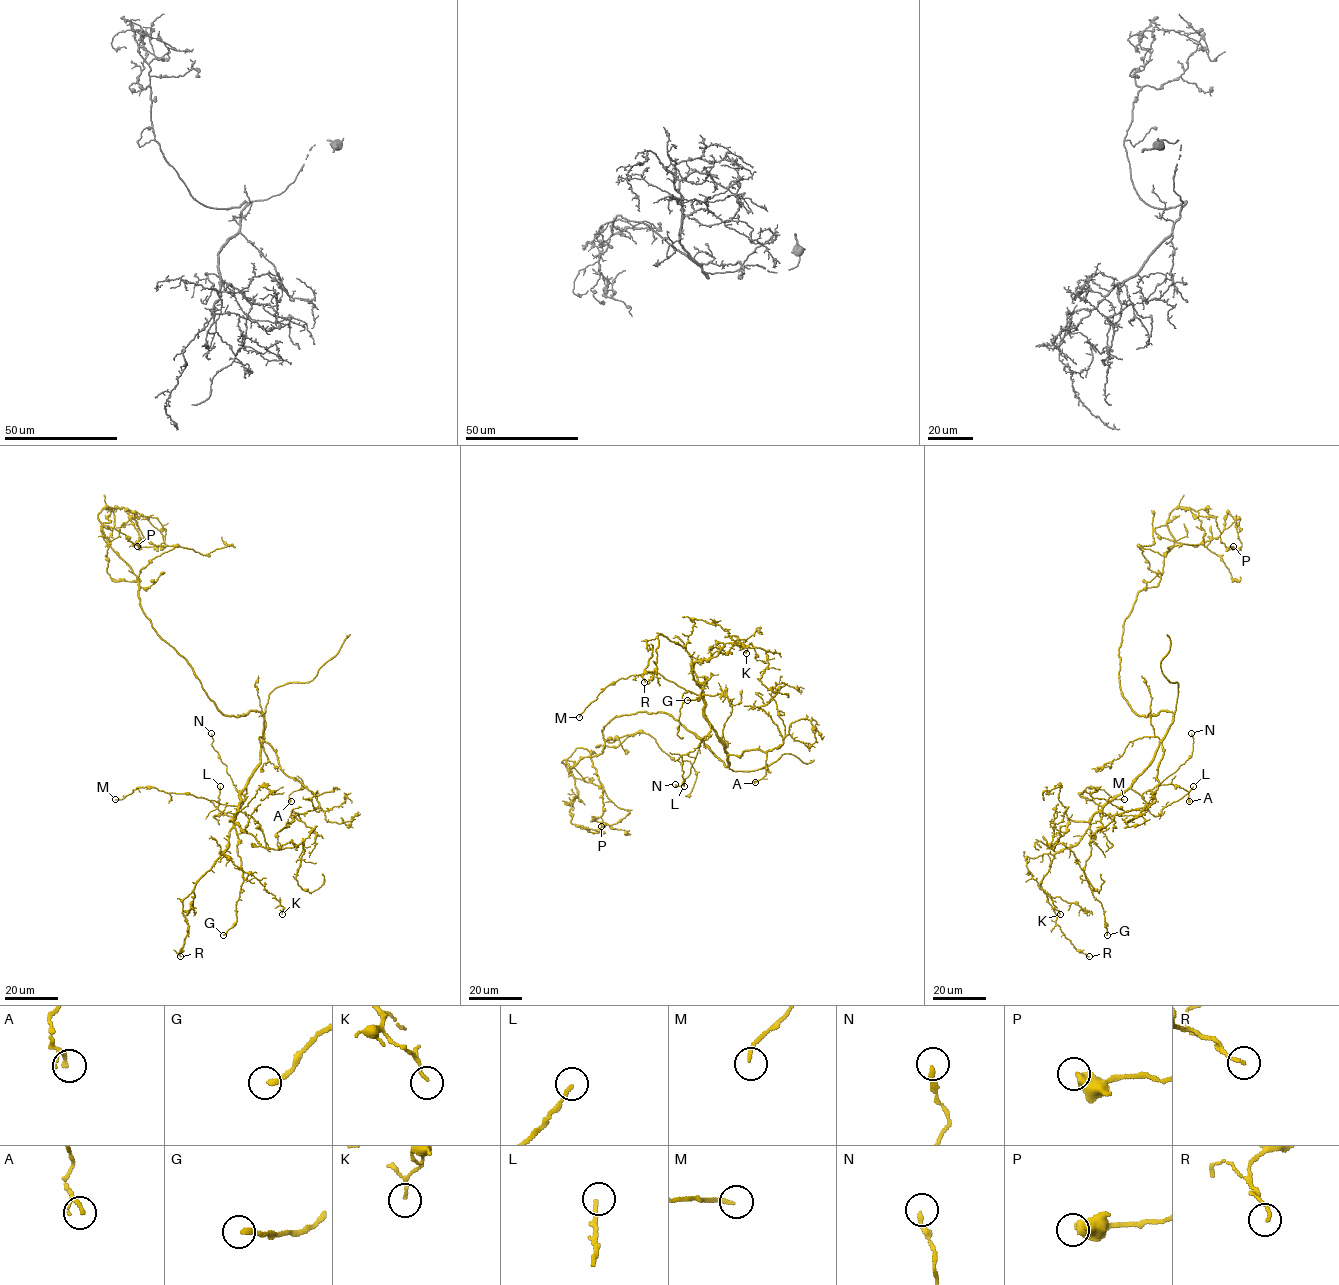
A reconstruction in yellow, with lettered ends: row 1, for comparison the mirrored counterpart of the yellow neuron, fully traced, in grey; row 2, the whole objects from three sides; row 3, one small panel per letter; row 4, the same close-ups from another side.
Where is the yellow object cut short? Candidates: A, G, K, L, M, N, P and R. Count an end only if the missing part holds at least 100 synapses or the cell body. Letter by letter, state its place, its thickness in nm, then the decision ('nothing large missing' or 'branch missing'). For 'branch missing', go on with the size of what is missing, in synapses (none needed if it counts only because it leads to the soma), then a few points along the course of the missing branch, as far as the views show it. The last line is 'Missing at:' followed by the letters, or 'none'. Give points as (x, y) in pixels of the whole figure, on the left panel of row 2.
A: at (291, 801); 140 nm thick; nothing large missing
G: at (223, 935); 220 nm thick; nothing large missing
K: at (282, 914); 80 nm thick; nothing large missing
L: at (220, 786); 160 nm thick; nothing large missing
M: at (115, 799); 130 nm thick; nothing large missing
N: at (211, 733); 200 nm thick; nothing large missing
P: at (137, 546); 550 nm thick; nothing large missing
R: at (180, 956); 130 nm thick; nothing large missing
Missing at: none

